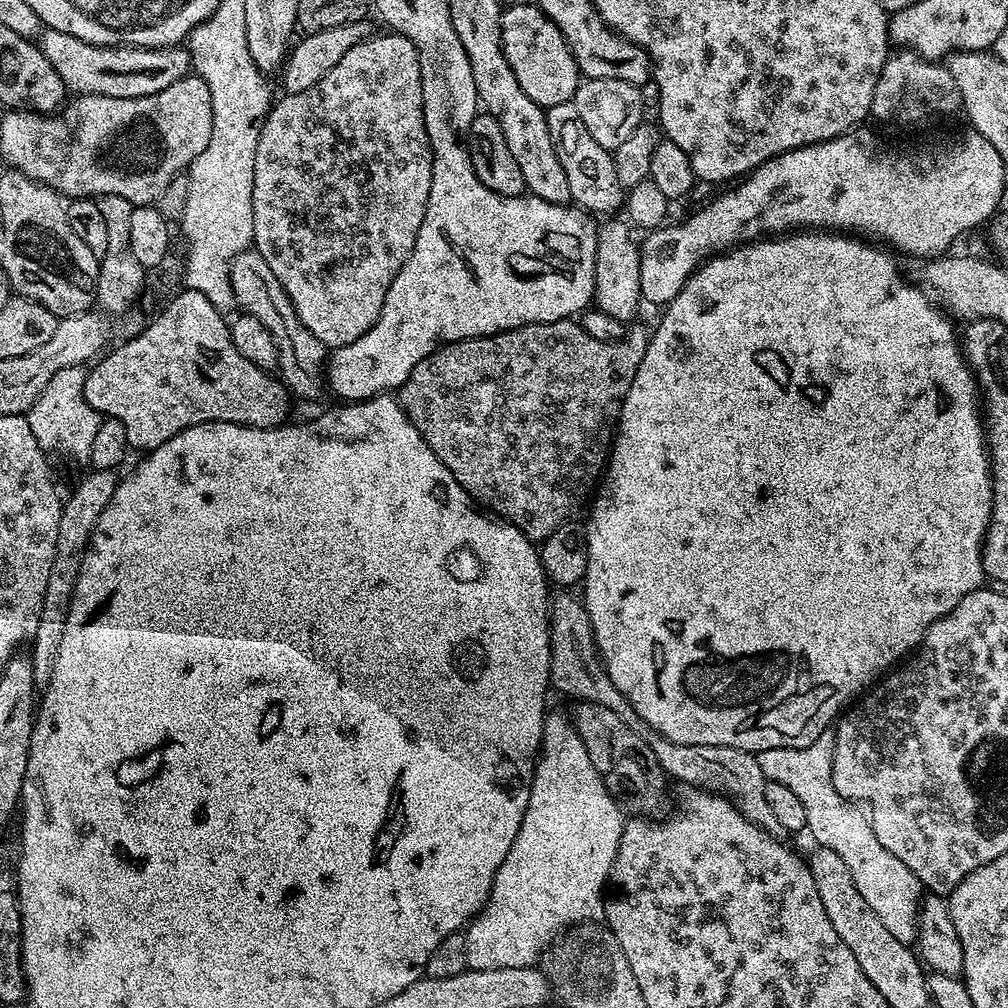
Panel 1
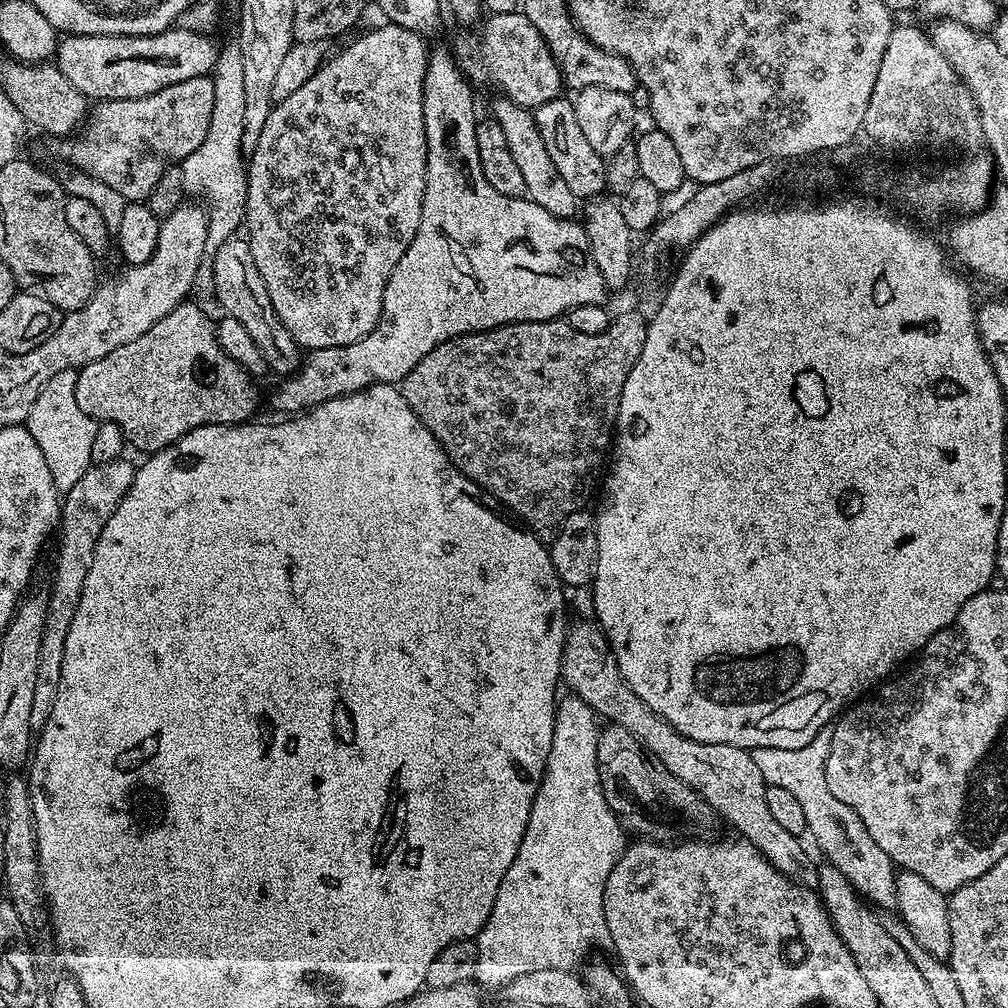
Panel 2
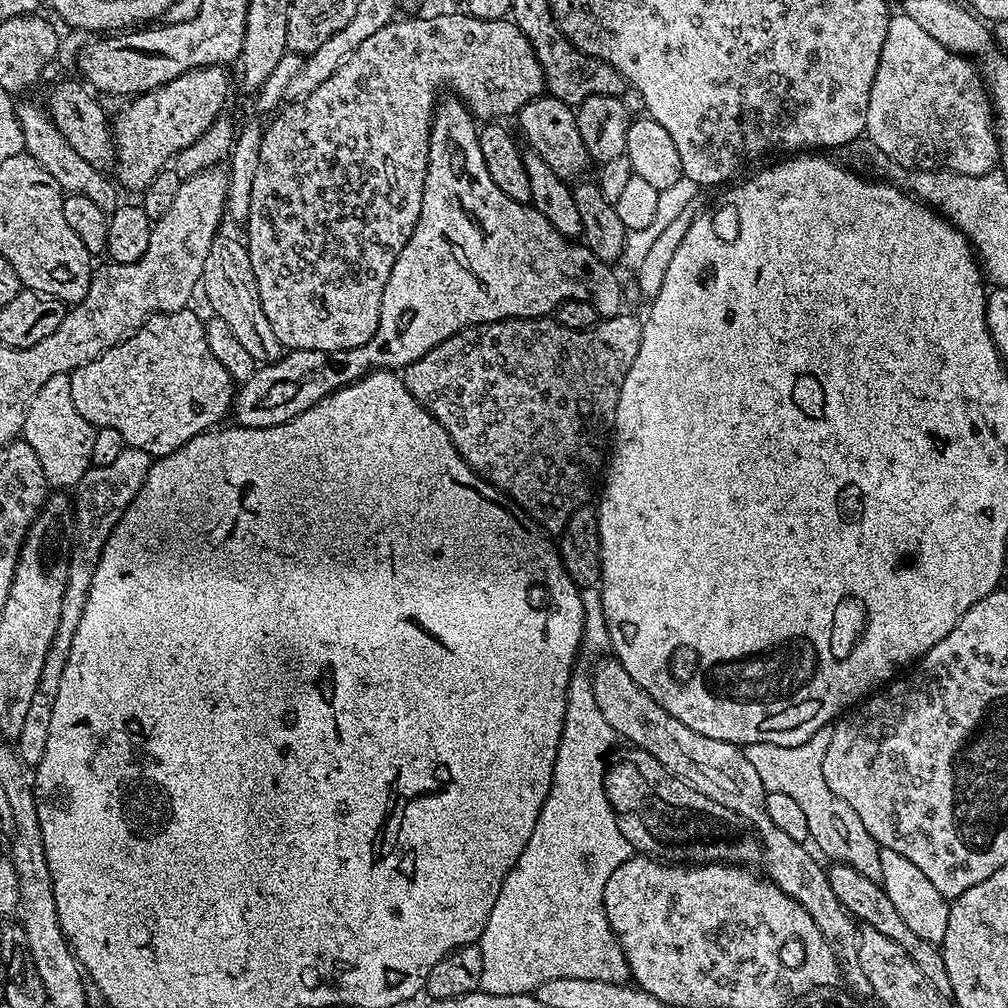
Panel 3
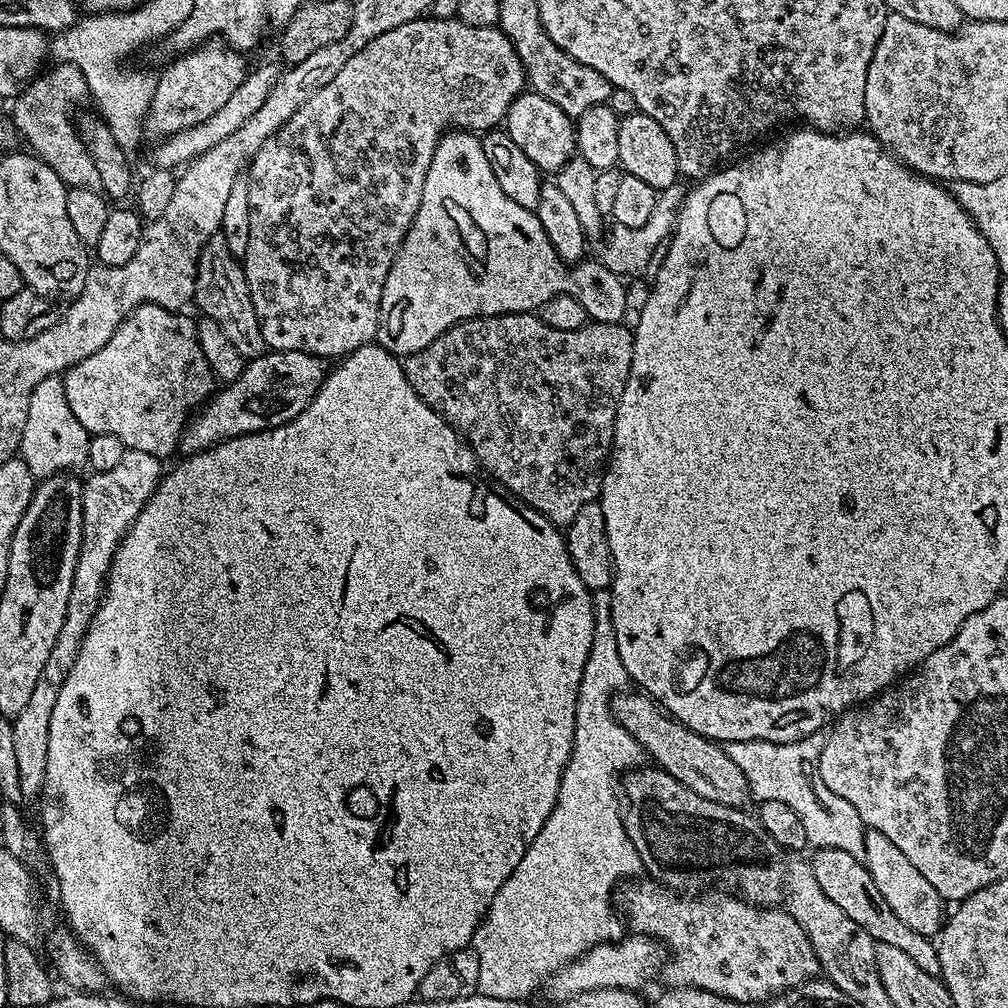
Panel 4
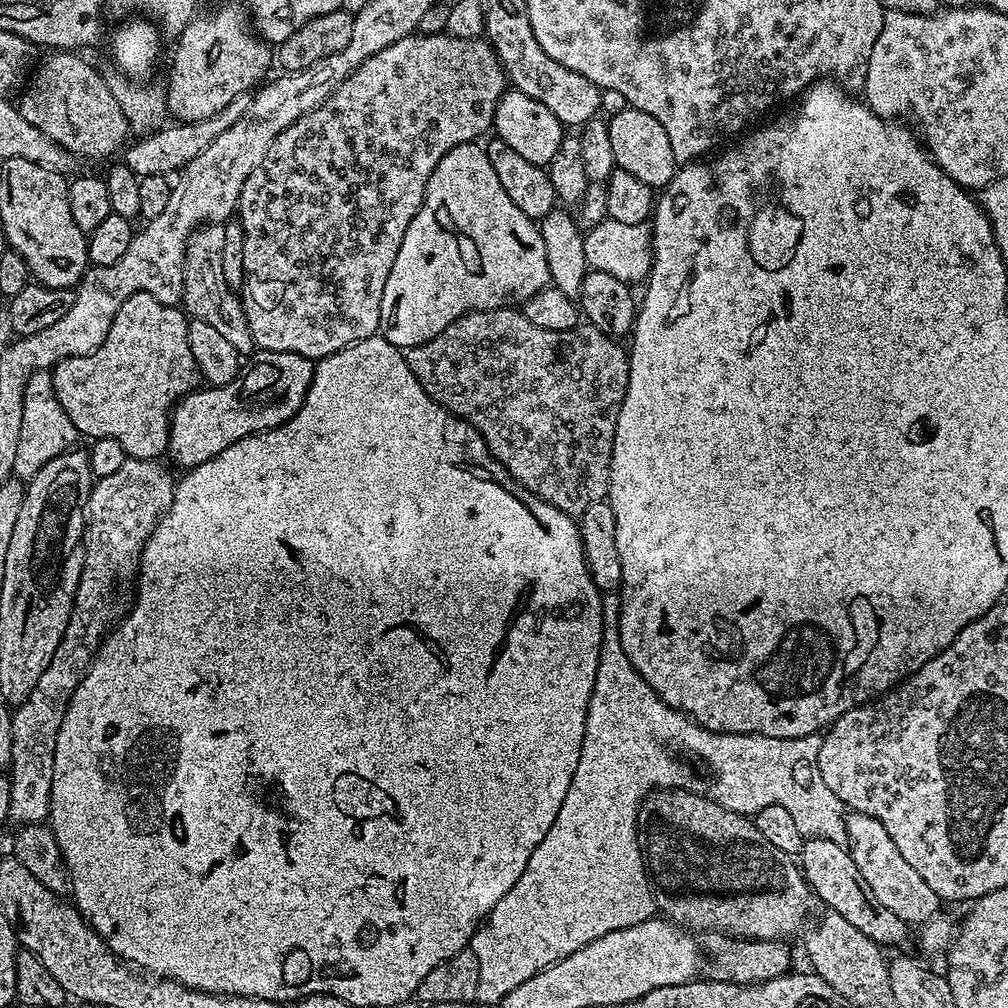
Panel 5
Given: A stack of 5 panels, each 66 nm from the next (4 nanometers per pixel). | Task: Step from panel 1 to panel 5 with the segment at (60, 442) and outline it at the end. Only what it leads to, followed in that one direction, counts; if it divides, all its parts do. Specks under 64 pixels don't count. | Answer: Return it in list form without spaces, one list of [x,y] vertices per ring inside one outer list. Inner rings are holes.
[[[51,371],[36,372],[26,382],[26,394],[22,398],[22,434],[18,438],[12,454],[12,470],[15,479],[27,482],[54,458],[63,452],[71,452],[77,447],[78,433],[74,422],[62,410],[62,402],[58,402],[58,394],[54,394],[54,382]]]

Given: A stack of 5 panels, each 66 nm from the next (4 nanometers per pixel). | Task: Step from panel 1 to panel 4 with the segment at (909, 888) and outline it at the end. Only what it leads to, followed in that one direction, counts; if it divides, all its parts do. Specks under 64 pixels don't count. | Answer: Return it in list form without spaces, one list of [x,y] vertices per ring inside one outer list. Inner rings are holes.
[[[818,731],[801,740],[785,744],[775,744],[769,740],[734,740],[727,745],[726,751],[730,758],[734,758],[738,770],[742,770],[742,774],[746,774],[748,791],[757,801],[774,799],[786,802],[786,805],[798,814],[802,820],[803,829],[806,830],[808,843],[813,849],[837,848],[838,850],[846,850],[846,854],[863,857],[866,829],[862,818],[858,818],[858,810],[854,810],[854,806],[850,806],[850,802],[846,802],[846,798],[838,798],[838,794],[834,794],[830,790],[830,786],[826,786],[826,782],[822,782],[820,777],[818,762],[824,738],[825,733]]]

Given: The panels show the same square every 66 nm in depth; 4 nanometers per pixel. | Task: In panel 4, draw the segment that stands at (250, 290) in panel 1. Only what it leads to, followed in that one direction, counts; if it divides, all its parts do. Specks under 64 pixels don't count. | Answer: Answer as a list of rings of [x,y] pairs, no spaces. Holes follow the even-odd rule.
[[[217,234],[206,242],[206,246],[200,251],[200,263],[198,265],[198,304],[200,300],[200,312],[203,315],[214,318],[218,326],[222,326],[222,334],[230,338],[230,342],[236,344],[236,336],[228,332],[228,328],[252,328],[252,332],[260,332],[260,319],[252,305],[248,283],[244,277],[244,269],[241,261],[235,260],[226,250],[224,237]]]

